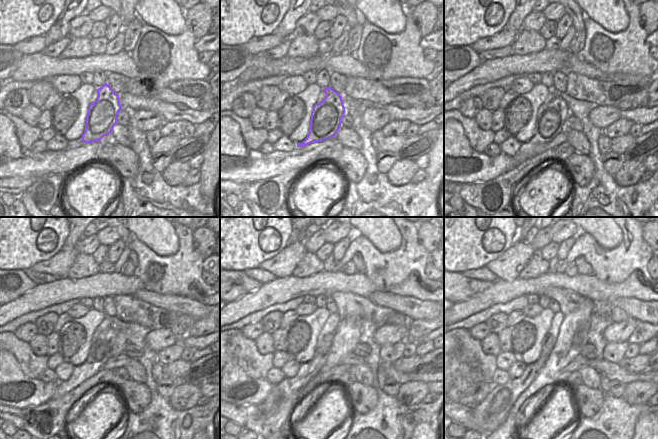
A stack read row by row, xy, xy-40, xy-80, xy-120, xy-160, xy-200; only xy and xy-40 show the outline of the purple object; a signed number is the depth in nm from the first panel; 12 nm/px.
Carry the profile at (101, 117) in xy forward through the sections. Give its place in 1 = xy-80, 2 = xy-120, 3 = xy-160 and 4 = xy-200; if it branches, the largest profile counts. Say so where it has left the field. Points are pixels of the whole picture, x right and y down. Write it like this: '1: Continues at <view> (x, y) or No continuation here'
1: Continues at xy-80 (551, 116)
2: Continues at xy-120 (99, 353)
3: Continues at xy-160 (288, 388)
4: Continues at xy-200 (491, 413)

